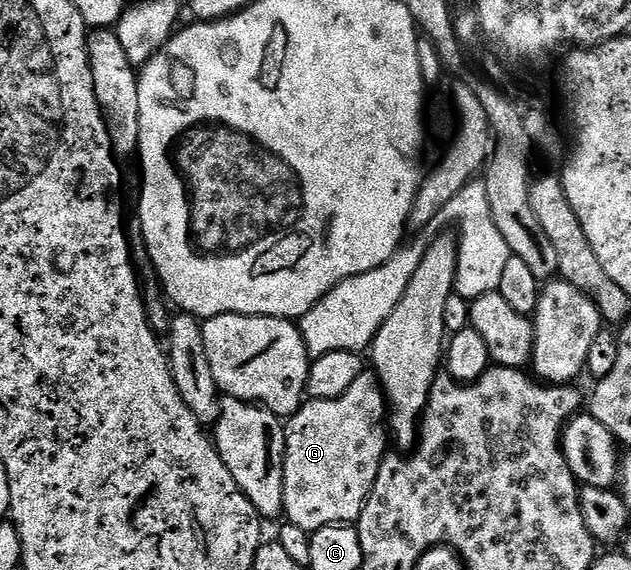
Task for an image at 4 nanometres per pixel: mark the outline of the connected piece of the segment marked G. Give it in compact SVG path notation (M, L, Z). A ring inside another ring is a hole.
M374 372L353 380L353 388L337 400L307 400L285 422L285 464L283 465L283 514L290 525L308 532L326 526L358 523L377 472L389 453L389 403Z

